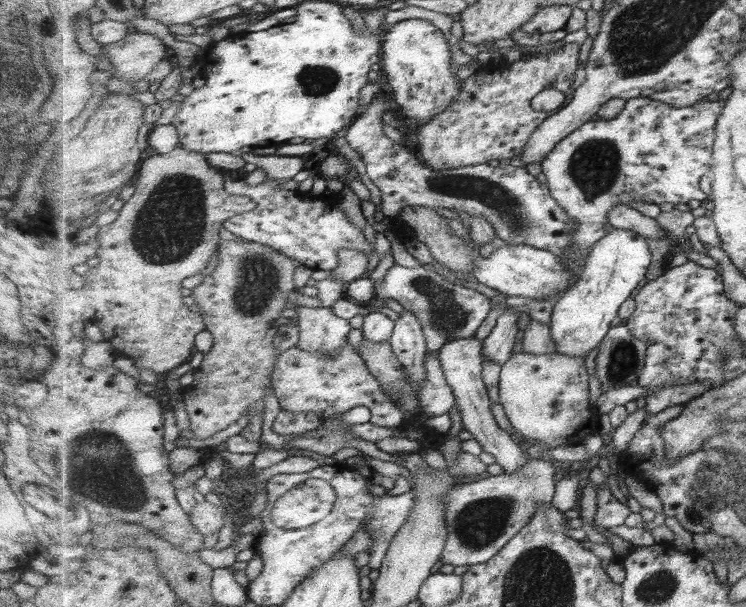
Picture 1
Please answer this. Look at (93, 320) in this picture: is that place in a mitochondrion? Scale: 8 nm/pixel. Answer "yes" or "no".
no

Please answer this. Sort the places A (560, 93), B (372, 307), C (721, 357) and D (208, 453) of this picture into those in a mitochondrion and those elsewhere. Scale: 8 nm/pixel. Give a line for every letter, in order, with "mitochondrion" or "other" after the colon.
A: other
B: other
C: mitochondrion
D: other

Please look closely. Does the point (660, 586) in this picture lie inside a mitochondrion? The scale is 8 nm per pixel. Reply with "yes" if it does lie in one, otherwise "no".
yes

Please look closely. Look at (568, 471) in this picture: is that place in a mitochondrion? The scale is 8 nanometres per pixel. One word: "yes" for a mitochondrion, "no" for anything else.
no

